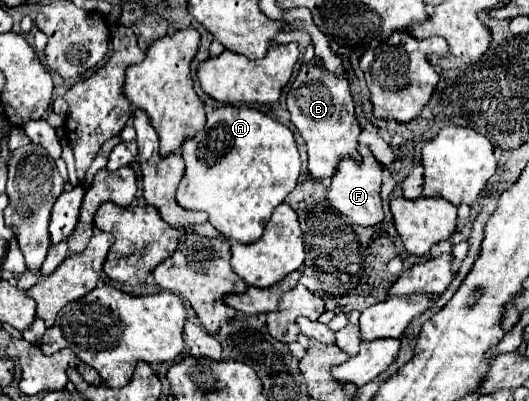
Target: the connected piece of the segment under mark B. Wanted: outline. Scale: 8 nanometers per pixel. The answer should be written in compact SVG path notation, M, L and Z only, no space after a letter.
M319 58L303 64L287 92L287 110L291 112L291 122L297 126L305 140L309 154L309 172L315 180L329 180L335 174L335 166L341 156L357 158L355 148L361 128L355 118L353 98L345 74L335 76L323 66Z

